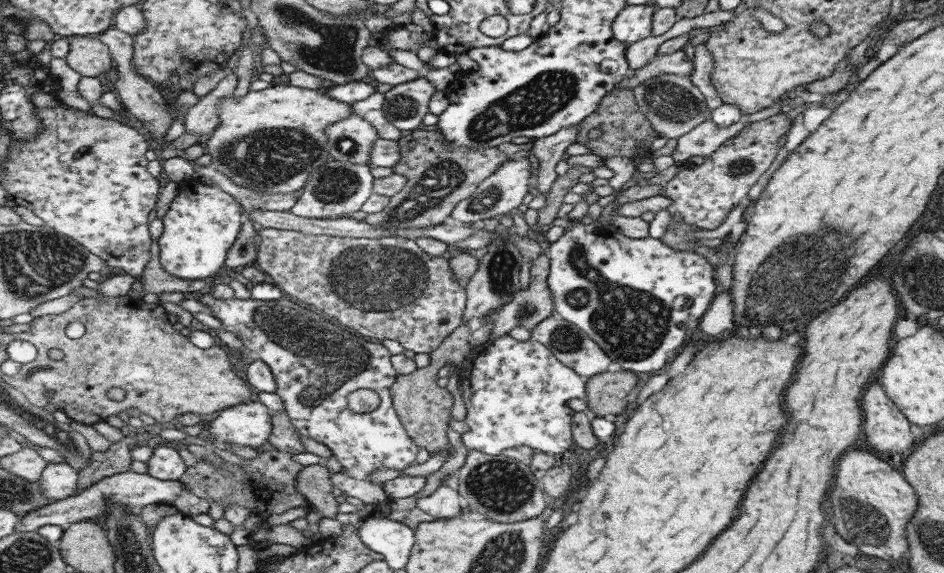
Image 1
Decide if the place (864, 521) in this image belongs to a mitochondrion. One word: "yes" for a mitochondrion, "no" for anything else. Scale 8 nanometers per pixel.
yes

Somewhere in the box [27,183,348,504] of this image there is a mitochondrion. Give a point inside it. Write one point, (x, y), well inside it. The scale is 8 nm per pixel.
(66, 441)

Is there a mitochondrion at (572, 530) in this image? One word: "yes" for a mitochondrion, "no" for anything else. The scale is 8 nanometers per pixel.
no

